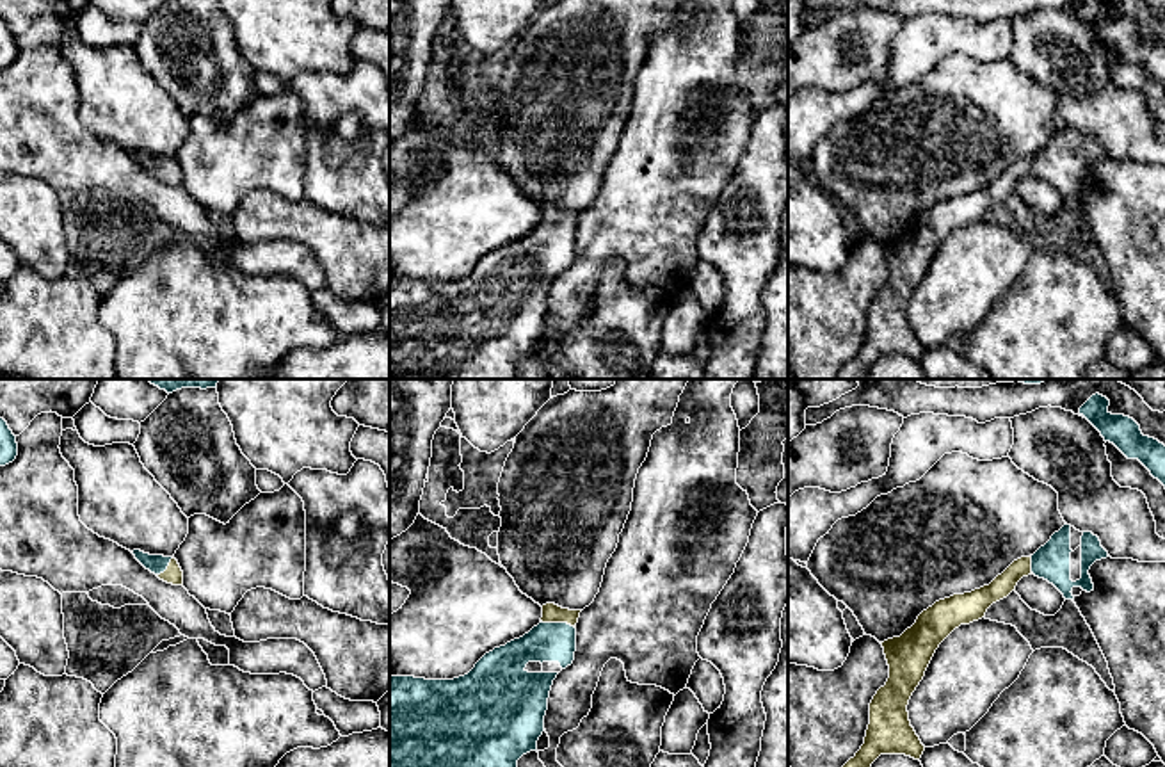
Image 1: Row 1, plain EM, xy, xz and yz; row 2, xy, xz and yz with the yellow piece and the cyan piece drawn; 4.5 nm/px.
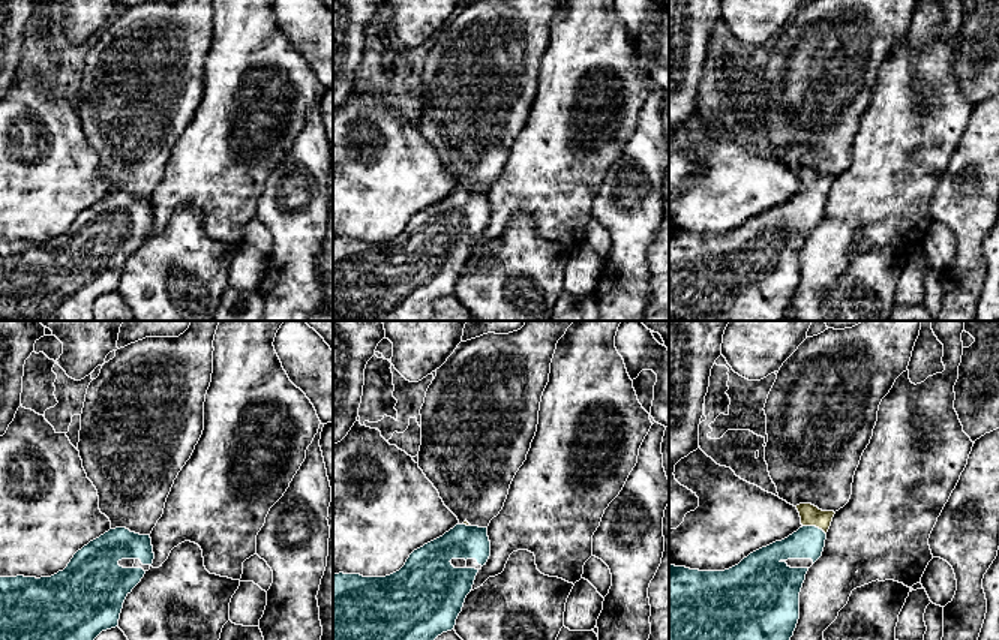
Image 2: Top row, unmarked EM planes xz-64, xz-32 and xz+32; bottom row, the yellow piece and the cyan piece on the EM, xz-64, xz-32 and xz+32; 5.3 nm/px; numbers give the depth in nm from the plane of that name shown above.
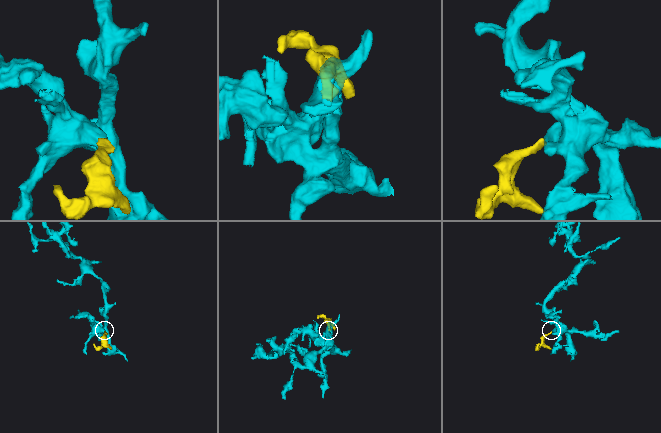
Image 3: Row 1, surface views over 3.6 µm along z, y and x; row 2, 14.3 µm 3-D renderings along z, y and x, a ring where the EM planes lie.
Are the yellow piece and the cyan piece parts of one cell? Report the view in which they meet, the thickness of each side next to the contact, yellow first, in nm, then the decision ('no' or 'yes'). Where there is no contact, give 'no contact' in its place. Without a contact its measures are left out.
xz | 90/180 nm | yes

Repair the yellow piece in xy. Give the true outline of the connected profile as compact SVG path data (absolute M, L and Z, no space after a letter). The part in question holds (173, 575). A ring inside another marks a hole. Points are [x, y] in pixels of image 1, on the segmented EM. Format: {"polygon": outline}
{"polygon": "M133 550L132 553L146 569L155 573L160 580L173 585L183 585L183 571L174 557L149 555L141 550Z"}

